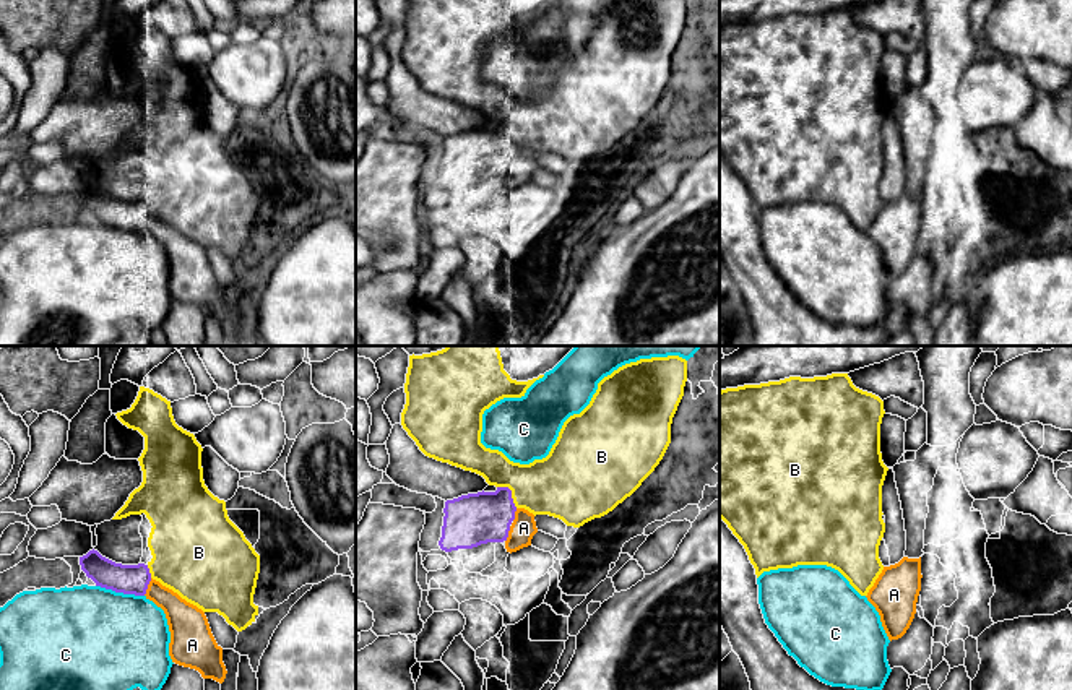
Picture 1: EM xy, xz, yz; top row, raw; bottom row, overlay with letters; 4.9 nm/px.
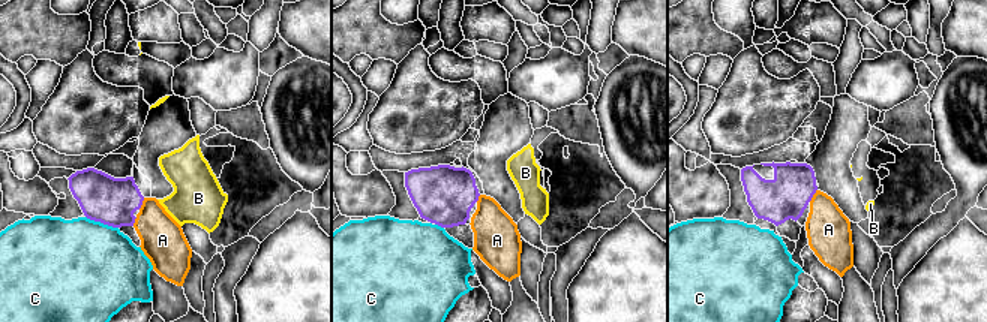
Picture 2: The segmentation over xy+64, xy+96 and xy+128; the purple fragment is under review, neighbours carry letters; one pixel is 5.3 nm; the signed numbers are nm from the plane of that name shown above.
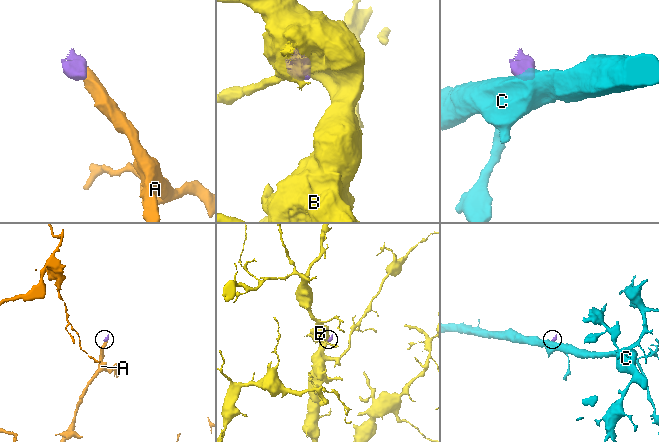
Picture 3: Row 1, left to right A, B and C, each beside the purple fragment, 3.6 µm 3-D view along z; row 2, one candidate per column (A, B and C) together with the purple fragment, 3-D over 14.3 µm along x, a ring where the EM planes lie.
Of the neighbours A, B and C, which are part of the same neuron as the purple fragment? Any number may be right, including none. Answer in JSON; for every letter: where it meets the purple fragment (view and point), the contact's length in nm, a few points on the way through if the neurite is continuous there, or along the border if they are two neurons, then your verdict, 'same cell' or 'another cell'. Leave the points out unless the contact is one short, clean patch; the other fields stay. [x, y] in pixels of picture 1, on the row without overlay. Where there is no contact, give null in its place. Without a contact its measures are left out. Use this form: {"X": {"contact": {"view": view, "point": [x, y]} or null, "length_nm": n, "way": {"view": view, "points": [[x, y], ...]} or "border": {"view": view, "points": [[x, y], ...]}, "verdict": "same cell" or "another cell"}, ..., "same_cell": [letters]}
{"A": {"contact": {"view": "xy", "point": [146, 223]}, "length_nm": 100, "verdict": "same cell"}, "B": {"contact": {"view": "xz", "point": [510, 129]}, "length_nm": 150, "verdict": "another cell"}, "C": {"contact": {"view": "xy", "point": [121, 228]}, "length_nm": 240, "verdict": "another cell"}, "same_cell": ["A"]}

